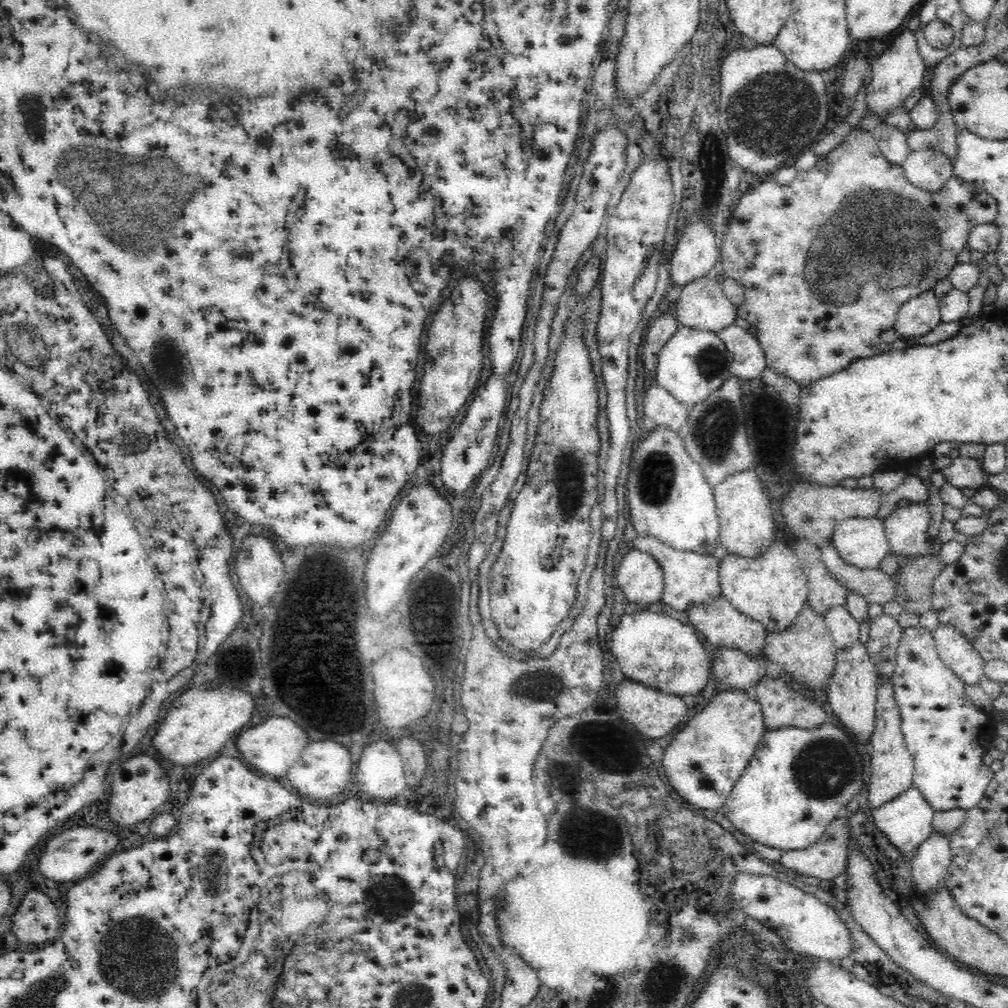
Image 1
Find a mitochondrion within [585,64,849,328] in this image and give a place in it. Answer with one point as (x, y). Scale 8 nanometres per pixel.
(775, 110)

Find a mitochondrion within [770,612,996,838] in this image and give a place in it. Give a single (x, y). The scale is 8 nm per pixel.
(826, 766)

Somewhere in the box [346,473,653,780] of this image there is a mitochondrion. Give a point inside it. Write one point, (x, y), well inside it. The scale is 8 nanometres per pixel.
(537, 685)

